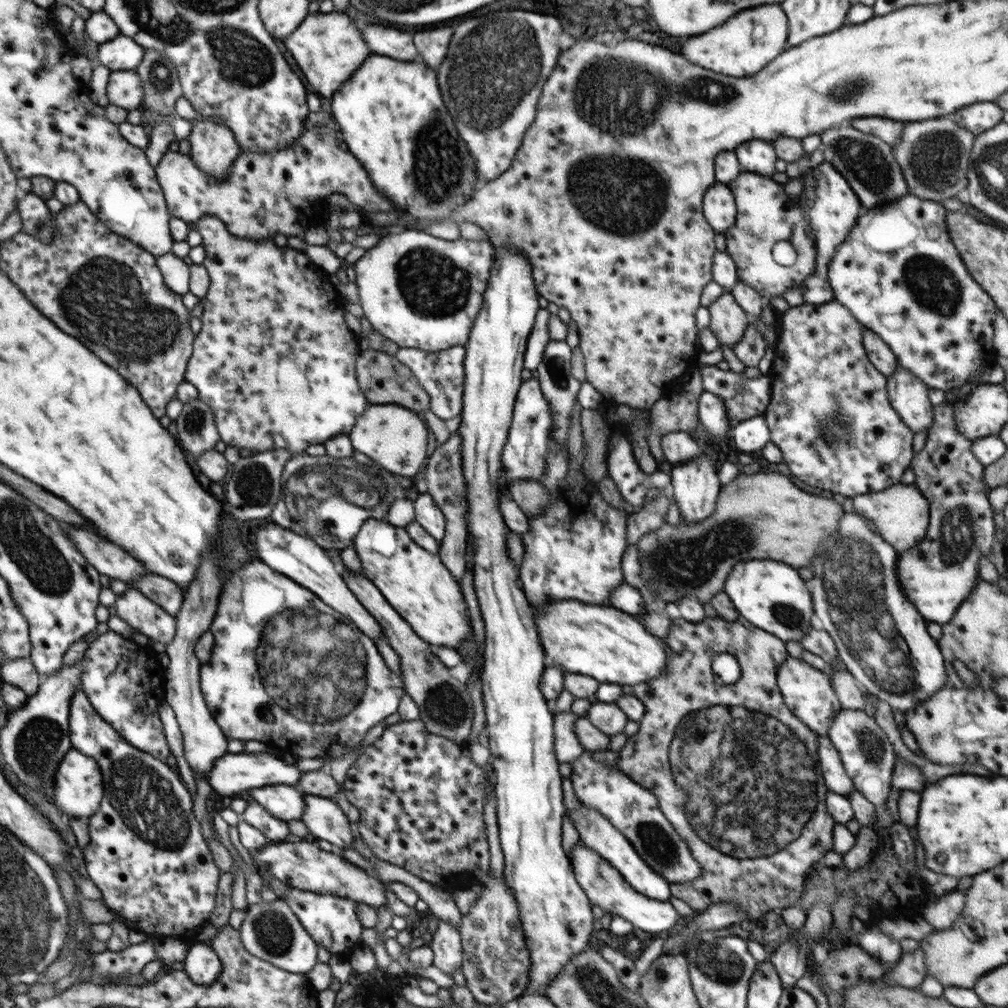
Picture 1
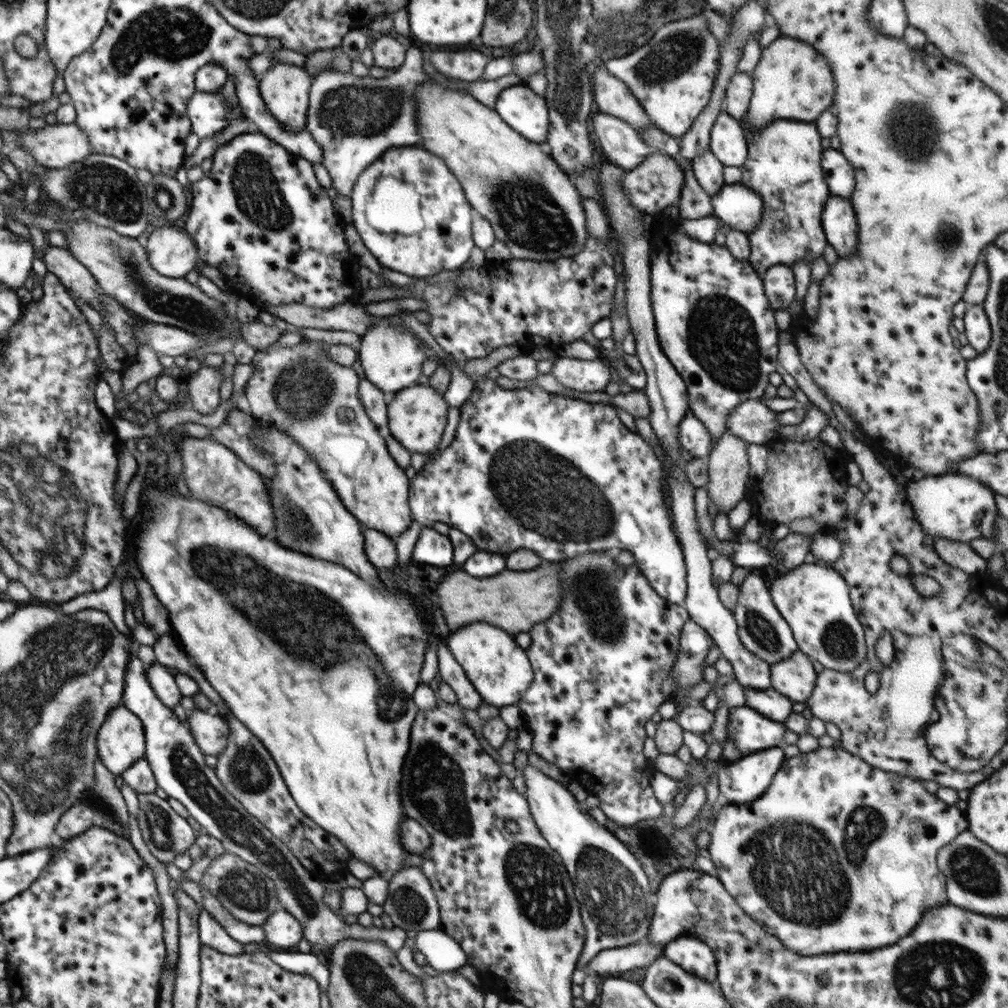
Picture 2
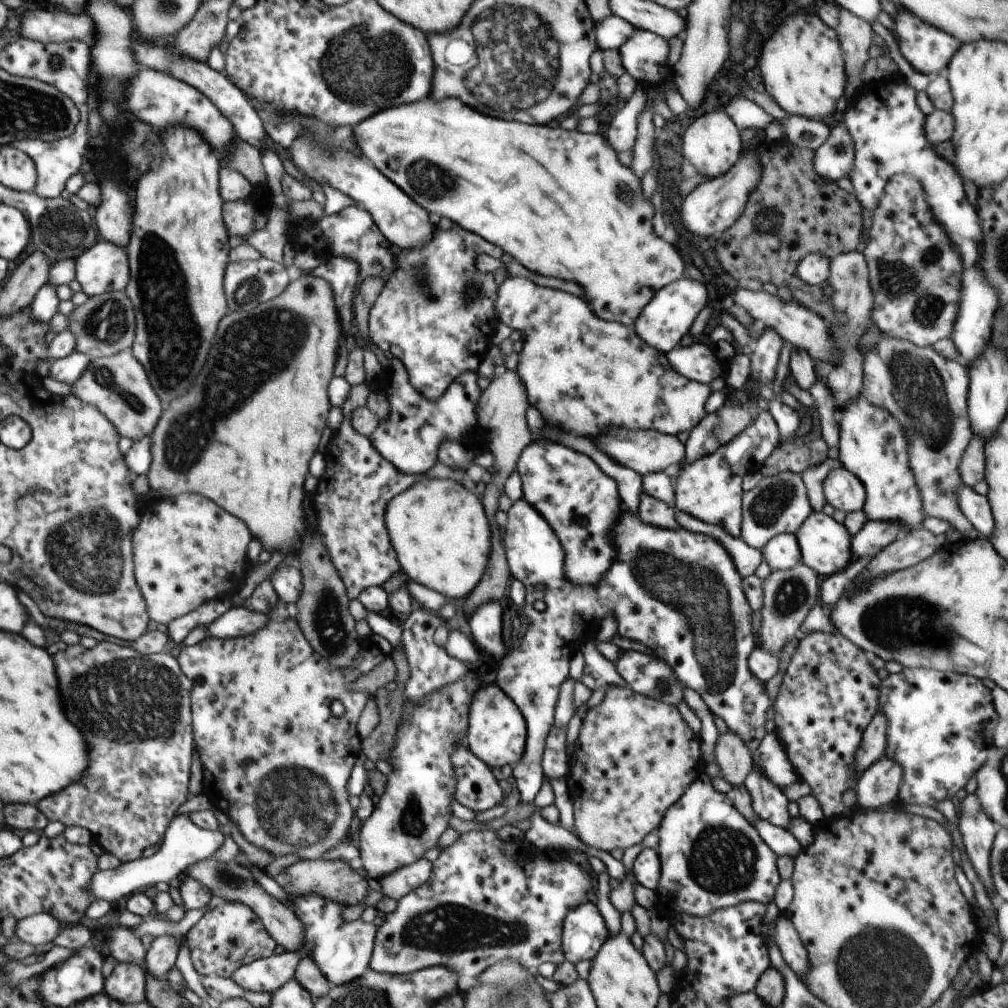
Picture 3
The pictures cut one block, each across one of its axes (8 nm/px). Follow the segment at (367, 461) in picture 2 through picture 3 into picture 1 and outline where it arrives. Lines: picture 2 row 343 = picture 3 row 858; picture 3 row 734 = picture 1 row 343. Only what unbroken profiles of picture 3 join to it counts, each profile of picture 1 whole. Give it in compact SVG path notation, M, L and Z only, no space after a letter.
M206 214L192 228L203 238L203 265L211 283L206 296L200 299L202 326L195 336L186 382L196 387L200 401L213 408L222 442L228 447L246 448L253 454L284 449L300 455L310 444L324 444L338 434L350 434L369 406L356 372L362 350L360 337L346 325L346 302L330 281L329 273L307 254L279 239L250 240L234 236L227 224L213 214Z

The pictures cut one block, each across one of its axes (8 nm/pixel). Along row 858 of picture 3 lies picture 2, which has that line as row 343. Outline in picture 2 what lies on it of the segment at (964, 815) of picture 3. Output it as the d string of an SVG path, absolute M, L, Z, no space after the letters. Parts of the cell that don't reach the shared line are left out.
M968 305L963 321L969 345L975 348L978 354L983 353L991 341L991 326L983 305Z

